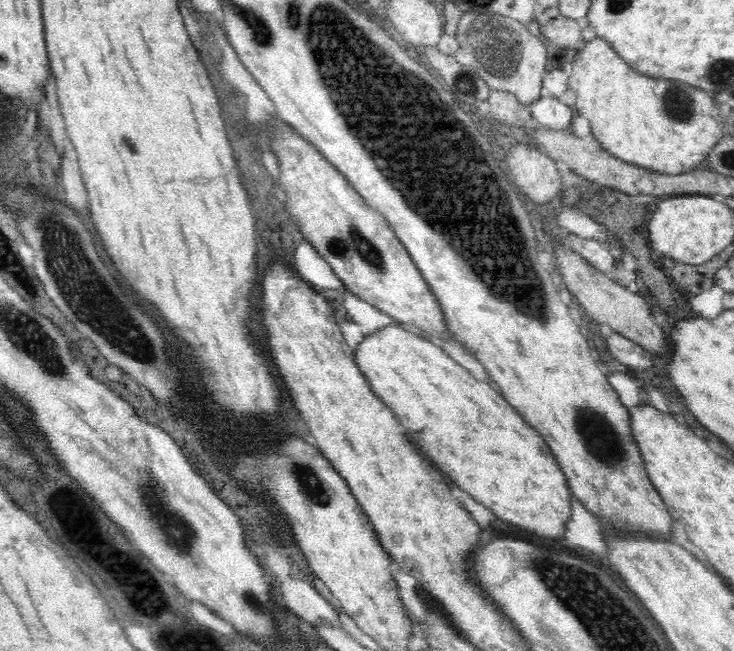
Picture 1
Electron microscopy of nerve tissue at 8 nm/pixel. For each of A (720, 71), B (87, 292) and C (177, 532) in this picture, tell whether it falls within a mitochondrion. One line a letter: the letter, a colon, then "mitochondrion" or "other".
A: mitochondrion
B: mitochondrion
C: mitochondrion

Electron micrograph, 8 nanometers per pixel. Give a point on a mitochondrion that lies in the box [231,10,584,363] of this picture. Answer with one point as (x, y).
(500, 50)

